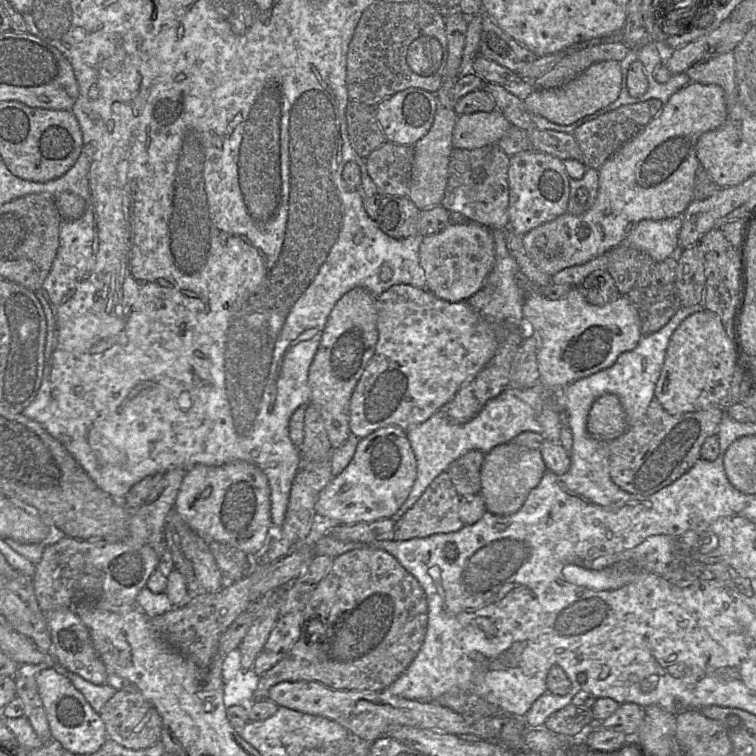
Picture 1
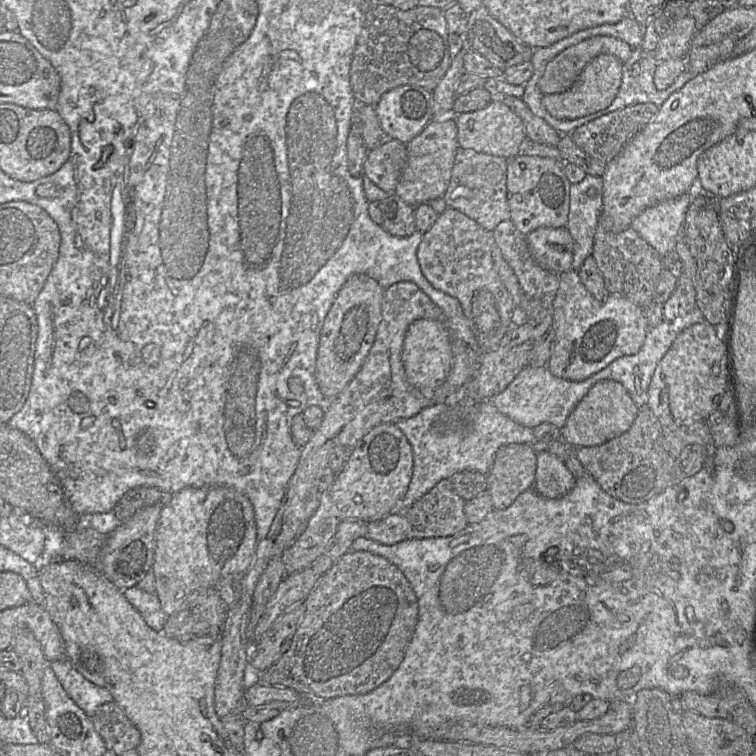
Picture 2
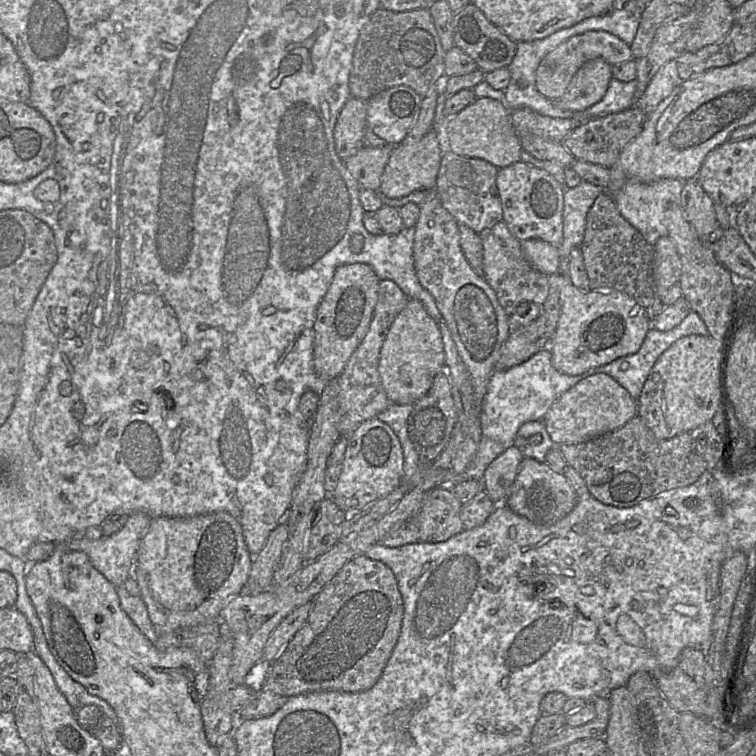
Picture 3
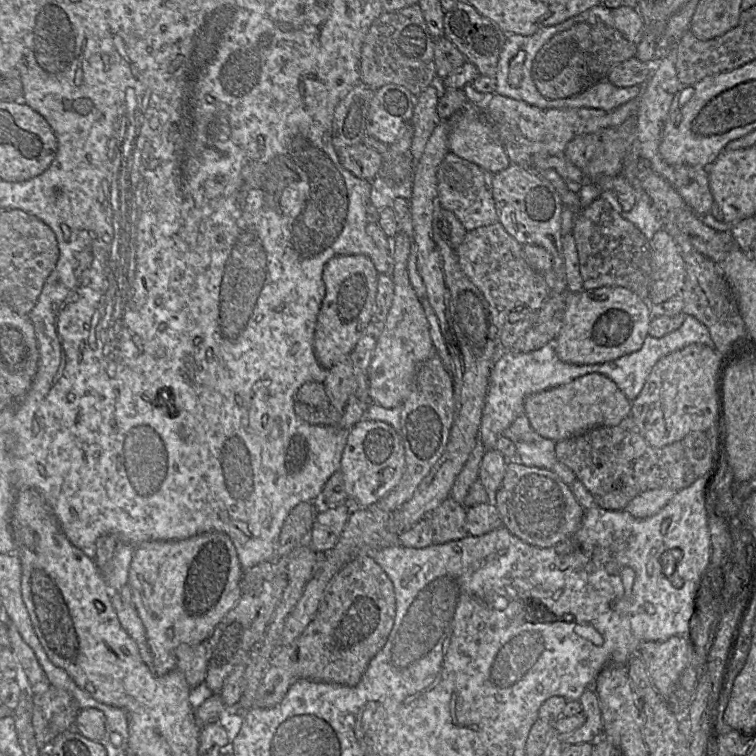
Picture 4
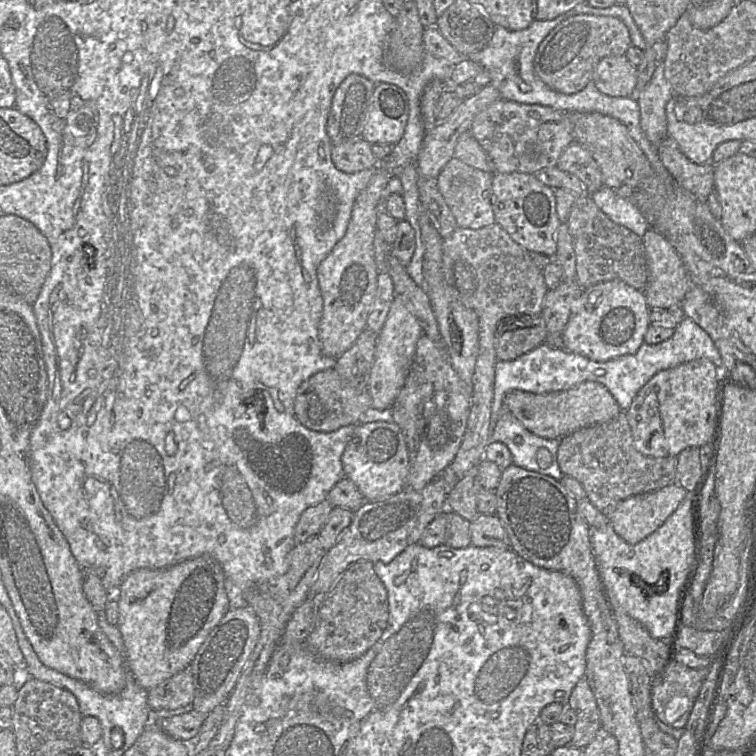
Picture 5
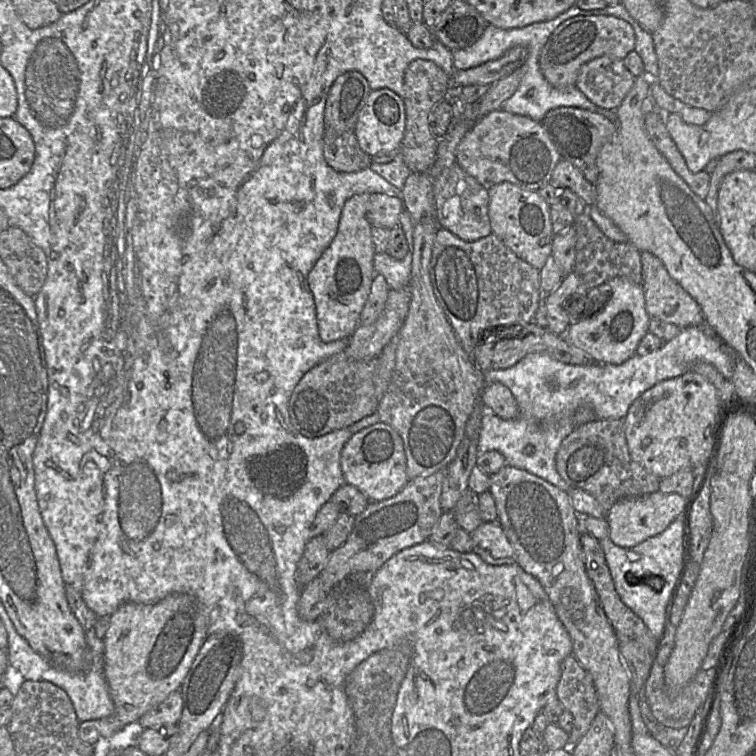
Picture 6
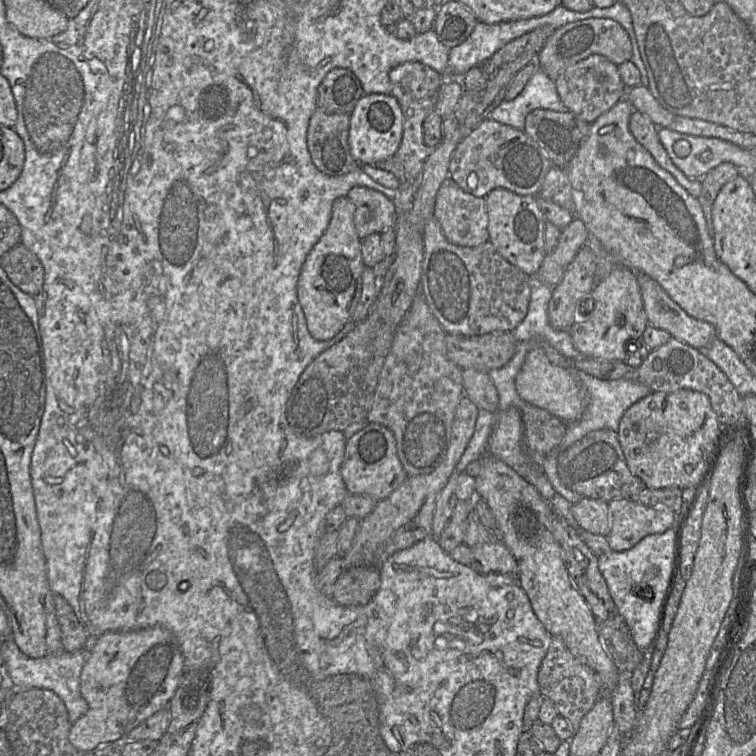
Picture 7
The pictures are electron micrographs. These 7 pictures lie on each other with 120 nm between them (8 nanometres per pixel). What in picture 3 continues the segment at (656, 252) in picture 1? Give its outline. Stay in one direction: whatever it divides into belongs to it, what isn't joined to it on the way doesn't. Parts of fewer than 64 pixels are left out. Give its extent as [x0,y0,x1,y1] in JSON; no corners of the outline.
[612,179,685,245]

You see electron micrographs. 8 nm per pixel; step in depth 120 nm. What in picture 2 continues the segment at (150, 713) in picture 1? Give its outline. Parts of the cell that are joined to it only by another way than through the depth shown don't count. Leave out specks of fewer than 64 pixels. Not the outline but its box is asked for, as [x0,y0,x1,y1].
[89,701,140,753]

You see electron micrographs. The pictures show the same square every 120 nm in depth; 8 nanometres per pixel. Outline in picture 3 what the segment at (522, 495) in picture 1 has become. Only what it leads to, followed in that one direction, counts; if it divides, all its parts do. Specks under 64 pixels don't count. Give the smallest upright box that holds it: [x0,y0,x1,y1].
[482,445,524,504]

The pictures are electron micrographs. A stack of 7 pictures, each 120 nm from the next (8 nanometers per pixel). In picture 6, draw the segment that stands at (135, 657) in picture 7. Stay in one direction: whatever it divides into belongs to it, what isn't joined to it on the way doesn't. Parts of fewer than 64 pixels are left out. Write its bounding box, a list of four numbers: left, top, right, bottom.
[78,593,207,747]

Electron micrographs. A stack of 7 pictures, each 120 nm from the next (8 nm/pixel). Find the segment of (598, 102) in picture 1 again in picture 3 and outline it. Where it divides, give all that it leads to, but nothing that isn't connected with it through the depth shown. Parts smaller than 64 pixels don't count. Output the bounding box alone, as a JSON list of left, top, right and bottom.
[554,60,612,111]

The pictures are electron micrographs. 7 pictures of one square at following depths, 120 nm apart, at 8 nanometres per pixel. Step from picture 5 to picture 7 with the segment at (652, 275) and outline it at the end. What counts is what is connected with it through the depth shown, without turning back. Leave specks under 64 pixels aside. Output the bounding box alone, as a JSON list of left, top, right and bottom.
[637,273,717,350]

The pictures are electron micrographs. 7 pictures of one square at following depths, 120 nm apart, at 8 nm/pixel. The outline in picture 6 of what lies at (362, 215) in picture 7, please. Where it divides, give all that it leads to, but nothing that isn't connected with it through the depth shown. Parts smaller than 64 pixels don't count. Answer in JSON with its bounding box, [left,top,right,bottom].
[366,193,403,229]

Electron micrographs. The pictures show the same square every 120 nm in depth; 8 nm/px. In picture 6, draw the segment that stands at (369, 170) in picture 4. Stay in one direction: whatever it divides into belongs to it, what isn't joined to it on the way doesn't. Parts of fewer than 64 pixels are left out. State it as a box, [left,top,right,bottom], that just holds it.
[323,129,371,172]

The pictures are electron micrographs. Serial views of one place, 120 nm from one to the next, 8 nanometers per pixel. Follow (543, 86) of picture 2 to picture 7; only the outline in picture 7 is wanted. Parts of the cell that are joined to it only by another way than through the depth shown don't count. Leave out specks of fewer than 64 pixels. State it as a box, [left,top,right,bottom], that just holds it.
[537,18,632,81]

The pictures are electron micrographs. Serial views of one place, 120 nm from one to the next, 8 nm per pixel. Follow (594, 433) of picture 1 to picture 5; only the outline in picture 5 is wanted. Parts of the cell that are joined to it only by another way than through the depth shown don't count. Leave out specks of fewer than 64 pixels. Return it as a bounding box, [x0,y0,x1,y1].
[503,381,621,439]

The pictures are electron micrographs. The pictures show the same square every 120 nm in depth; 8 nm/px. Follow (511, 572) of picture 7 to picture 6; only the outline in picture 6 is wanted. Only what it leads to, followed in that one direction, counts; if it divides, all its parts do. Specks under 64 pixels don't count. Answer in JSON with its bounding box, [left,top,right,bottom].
[470,522,515,565]

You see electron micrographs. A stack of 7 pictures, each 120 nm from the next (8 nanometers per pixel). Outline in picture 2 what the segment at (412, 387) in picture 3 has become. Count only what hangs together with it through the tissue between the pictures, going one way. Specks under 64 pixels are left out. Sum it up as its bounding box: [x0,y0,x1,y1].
[402,319,451,394]

